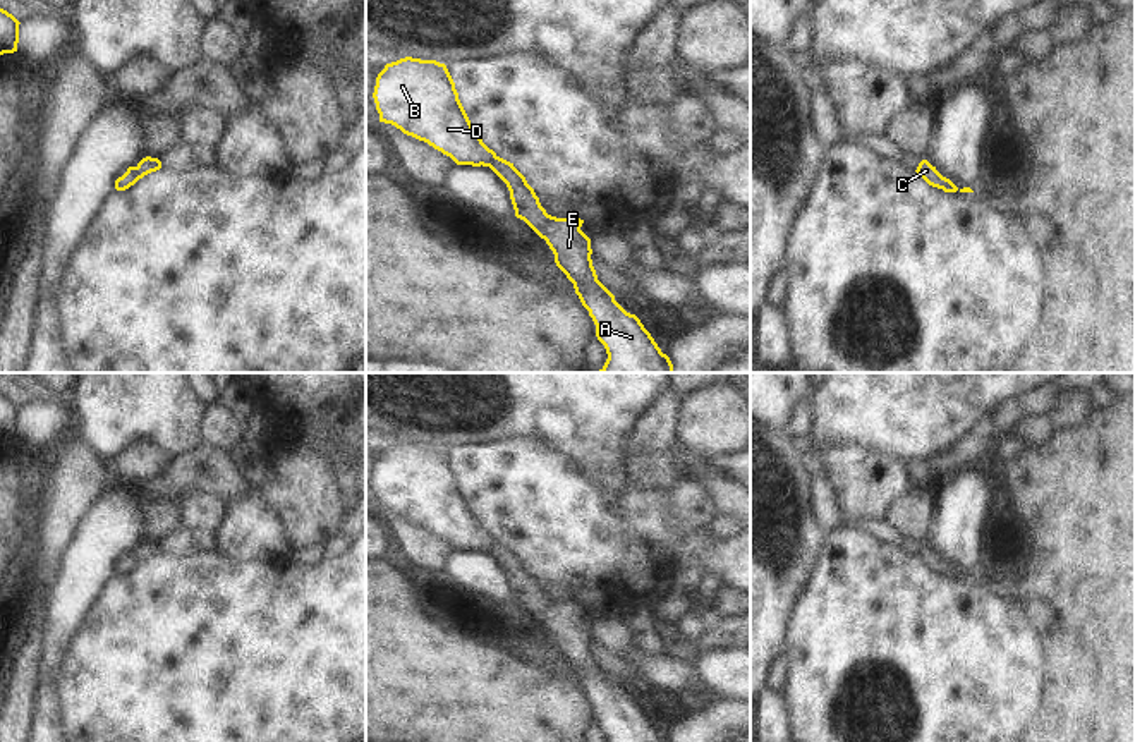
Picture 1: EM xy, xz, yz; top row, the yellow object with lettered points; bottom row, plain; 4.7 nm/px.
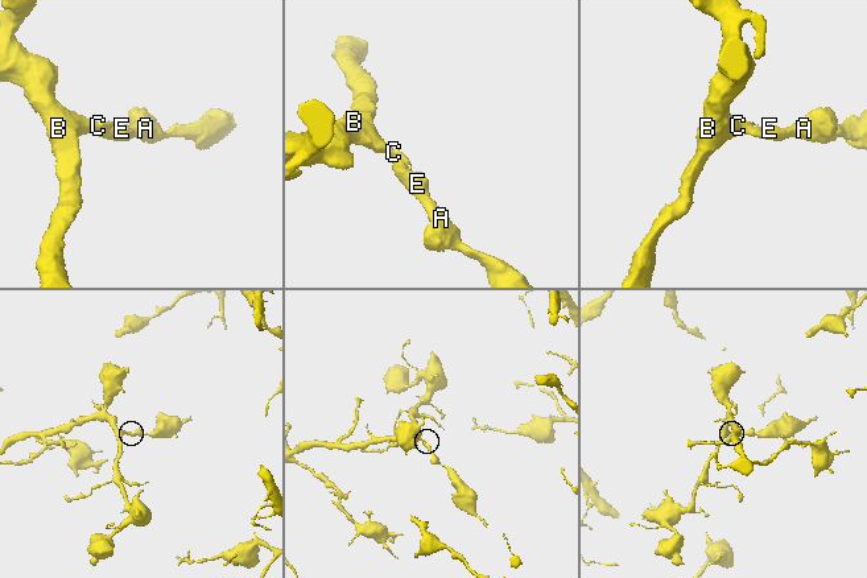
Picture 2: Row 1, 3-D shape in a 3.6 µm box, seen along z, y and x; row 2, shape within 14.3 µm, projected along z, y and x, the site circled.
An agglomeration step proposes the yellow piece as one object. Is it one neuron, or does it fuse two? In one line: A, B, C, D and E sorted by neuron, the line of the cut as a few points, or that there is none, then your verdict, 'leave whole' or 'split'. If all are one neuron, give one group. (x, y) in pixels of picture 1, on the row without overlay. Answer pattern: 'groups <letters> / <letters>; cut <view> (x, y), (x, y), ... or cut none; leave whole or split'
groups A B C D E; cut none; leave whole

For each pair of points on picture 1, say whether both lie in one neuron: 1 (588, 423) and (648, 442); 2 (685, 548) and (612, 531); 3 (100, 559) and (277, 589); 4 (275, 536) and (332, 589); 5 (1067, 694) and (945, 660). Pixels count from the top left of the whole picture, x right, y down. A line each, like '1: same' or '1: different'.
1: different
2: same
3: different
4: different
5: different

